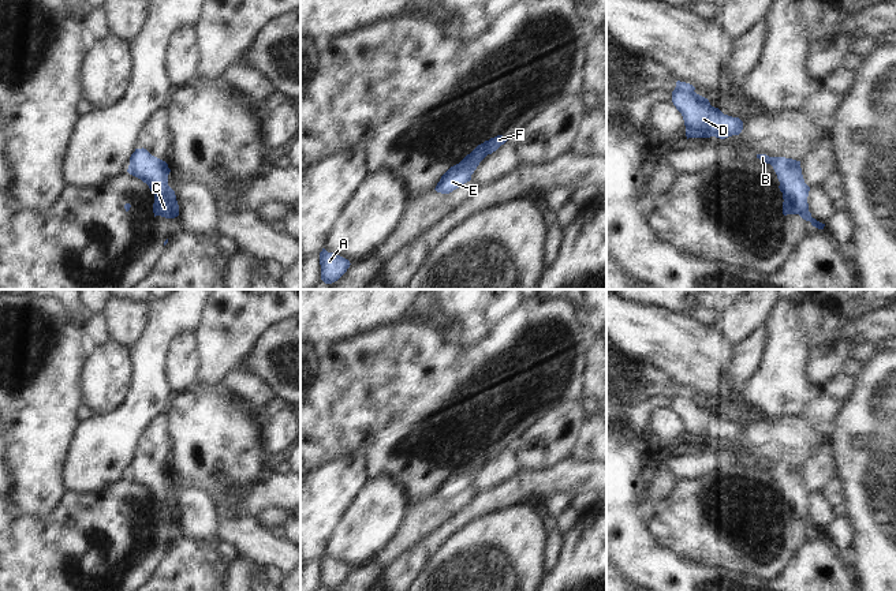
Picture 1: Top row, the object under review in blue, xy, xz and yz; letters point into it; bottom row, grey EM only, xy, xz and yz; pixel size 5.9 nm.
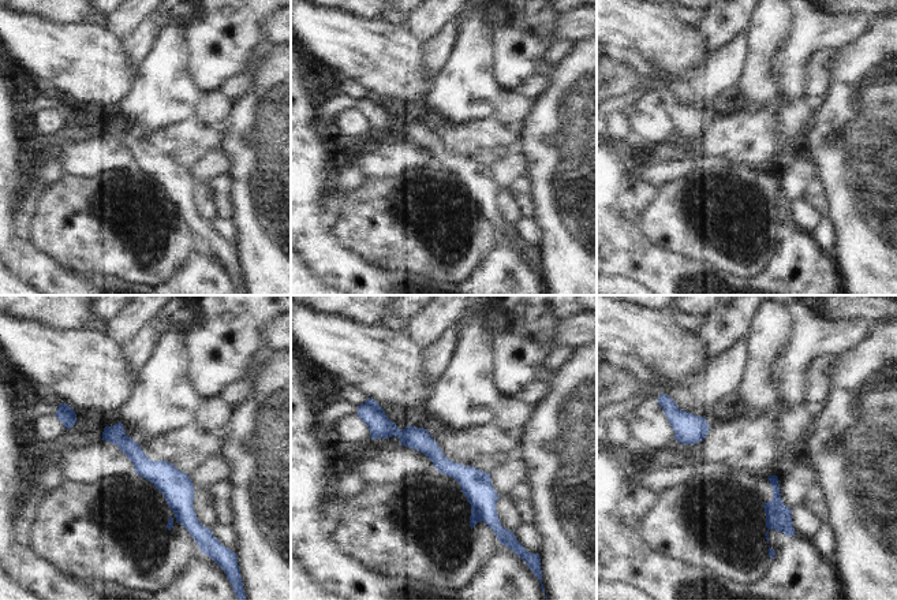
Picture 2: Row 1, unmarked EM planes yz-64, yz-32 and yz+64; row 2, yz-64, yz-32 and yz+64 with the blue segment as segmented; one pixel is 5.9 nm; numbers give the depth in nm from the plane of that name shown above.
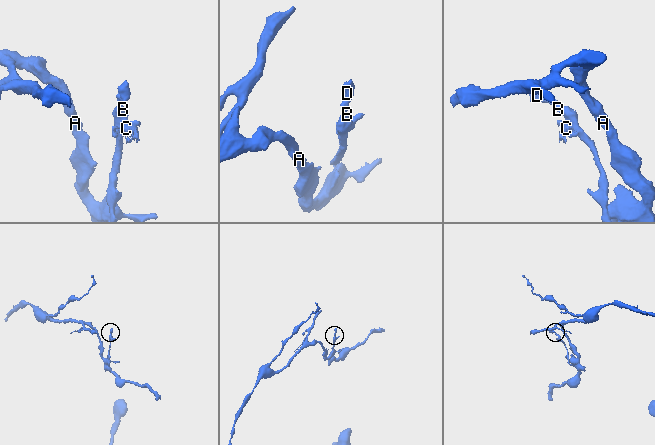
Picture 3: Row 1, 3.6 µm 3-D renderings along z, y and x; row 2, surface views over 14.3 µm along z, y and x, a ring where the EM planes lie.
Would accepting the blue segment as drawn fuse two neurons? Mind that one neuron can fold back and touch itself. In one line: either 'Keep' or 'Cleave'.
Cleave

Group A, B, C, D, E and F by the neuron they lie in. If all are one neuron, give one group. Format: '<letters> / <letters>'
A B D E / C F

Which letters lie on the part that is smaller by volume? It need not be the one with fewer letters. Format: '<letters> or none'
C, F

